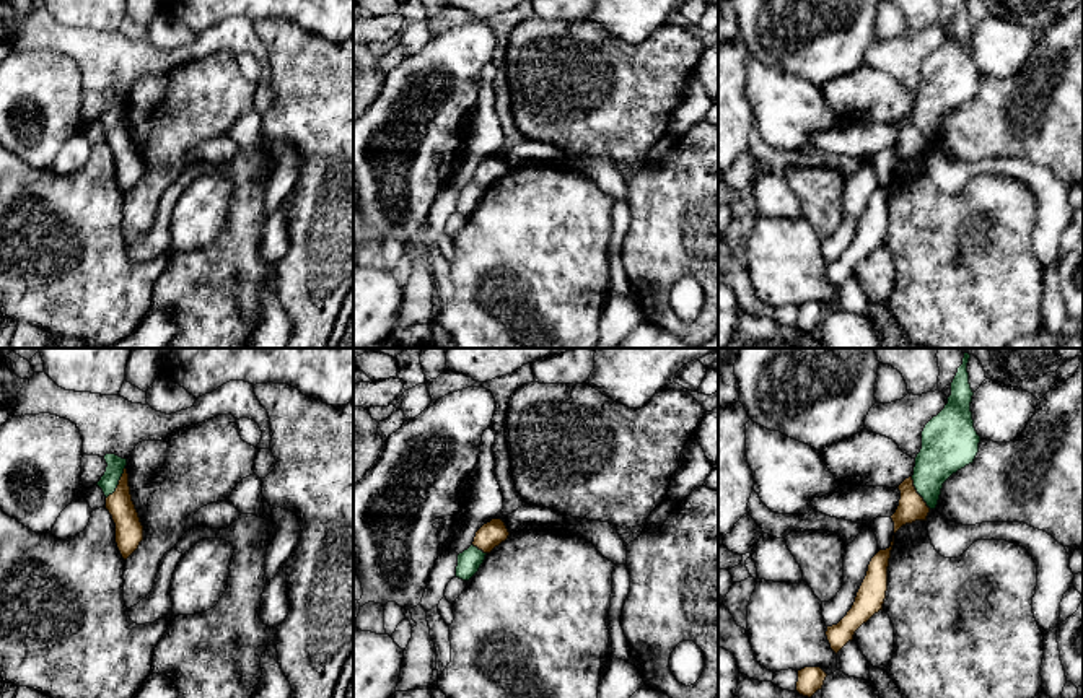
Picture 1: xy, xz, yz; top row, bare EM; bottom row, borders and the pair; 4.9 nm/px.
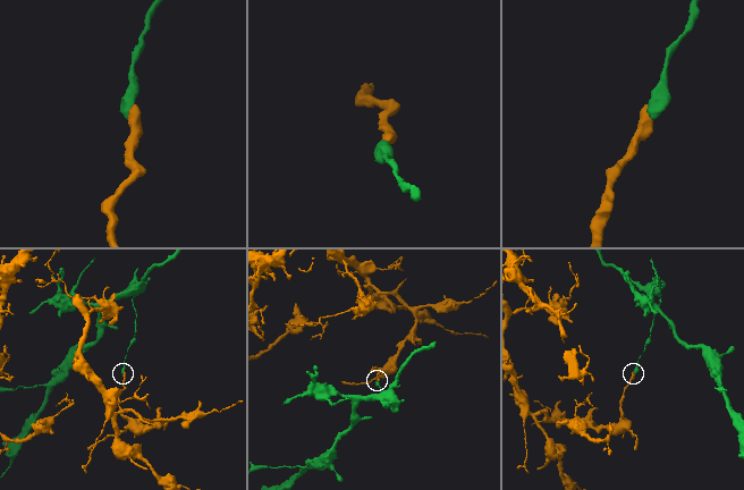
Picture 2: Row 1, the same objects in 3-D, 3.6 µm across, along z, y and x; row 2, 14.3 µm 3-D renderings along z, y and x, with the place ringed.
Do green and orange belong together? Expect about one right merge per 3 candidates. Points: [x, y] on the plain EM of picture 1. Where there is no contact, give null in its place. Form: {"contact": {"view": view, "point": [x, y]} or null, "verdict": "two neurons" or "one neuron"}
{"contact": {"view": "xy", "point": [118, 119]}, "verdict": "two neurons"}

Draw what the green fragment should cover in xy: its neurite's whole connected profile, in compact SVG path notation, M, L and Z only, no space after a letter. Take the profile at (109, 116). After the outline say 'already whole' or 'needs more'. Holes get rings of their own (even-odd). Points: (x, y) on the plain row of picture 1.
M106 89L104 96L107 103L104 111L96 120L103 125L104 132L107 133L109 130L116 127L119 116L124 109L124 104L127 101L127 94L122 94L116 89Z; already whole

